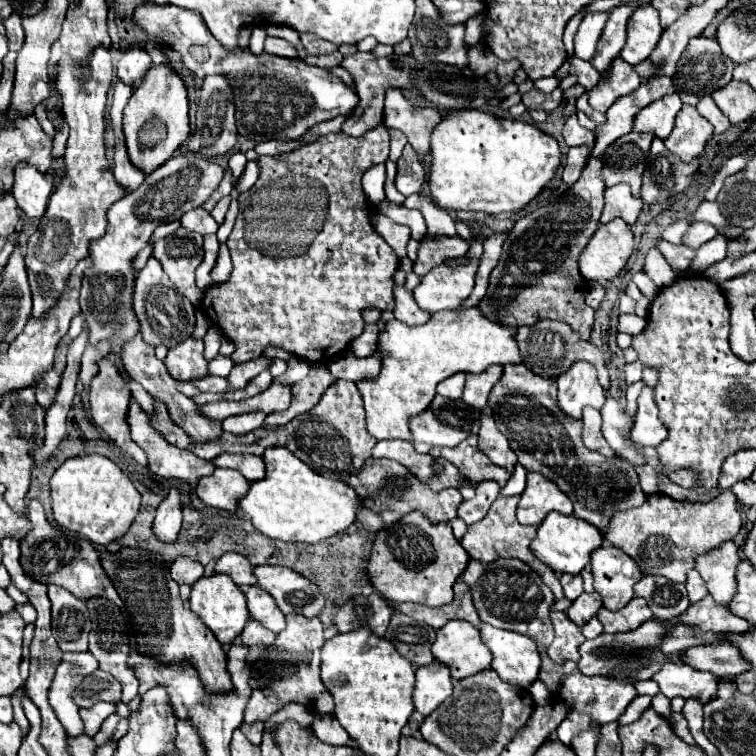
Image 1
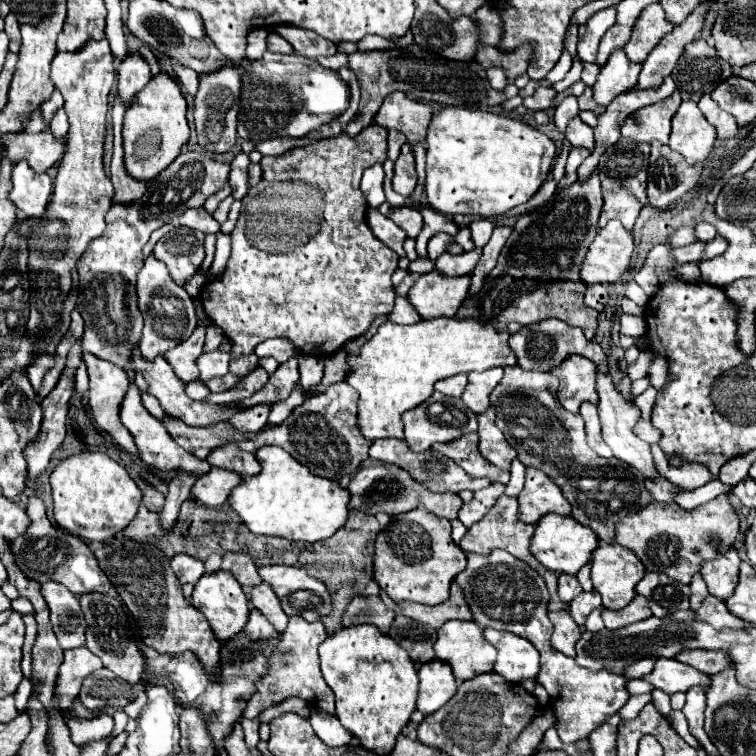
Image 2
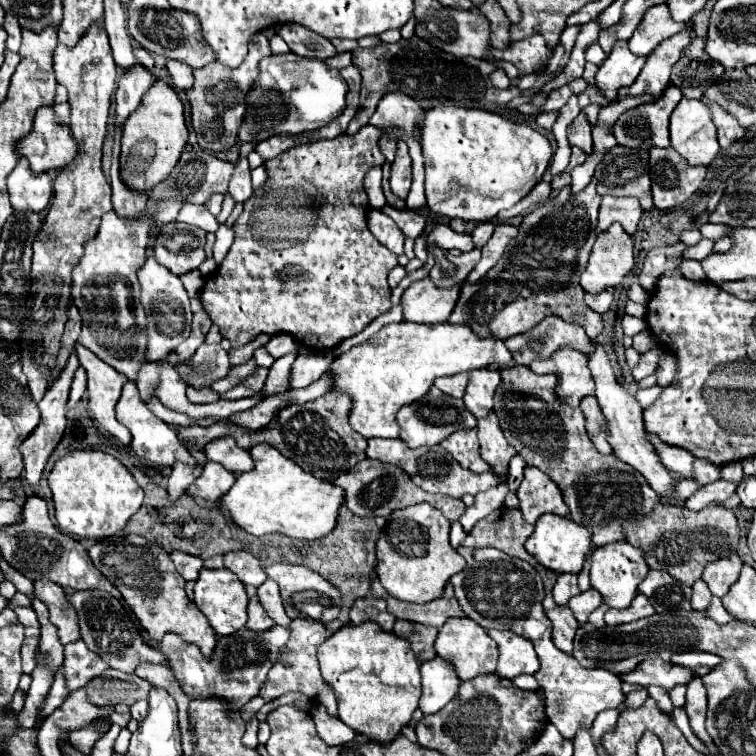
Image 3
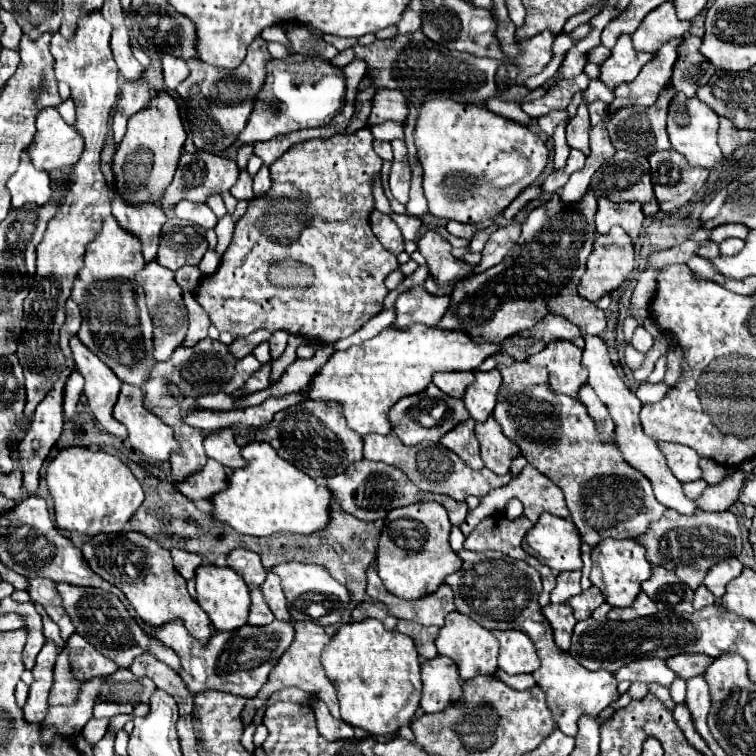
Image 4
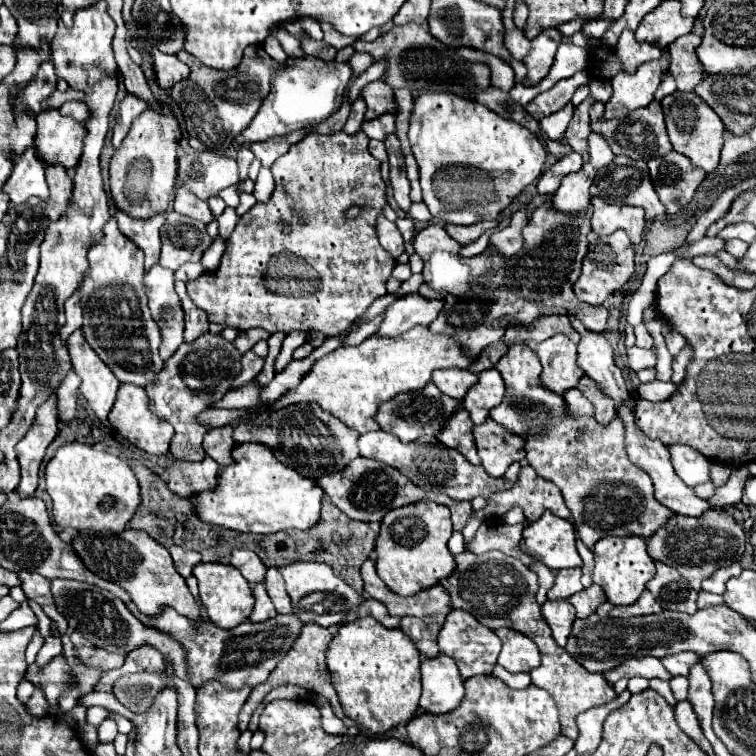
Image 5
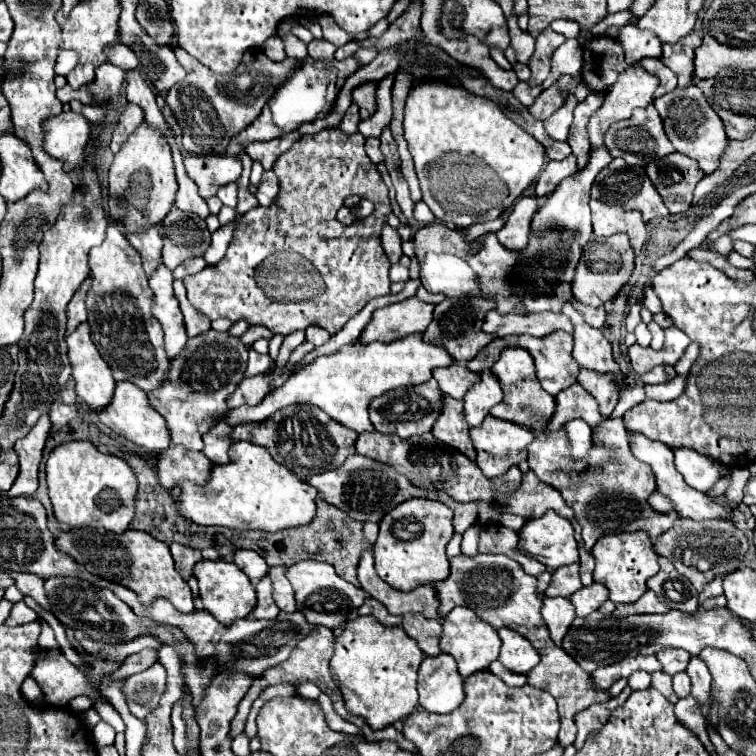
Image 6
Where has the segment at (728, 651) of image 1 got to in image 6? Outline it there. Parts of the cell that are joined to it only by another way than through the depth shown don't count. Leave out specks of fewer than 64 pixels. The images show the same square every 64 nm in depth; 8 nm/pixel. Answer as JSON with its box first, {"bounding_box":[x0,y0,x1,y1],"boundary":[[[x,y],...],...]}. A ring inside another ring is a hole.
{"bounding_box":[656,650,692,676],"boundary":[[[664,650],[664,652],[658,652],[656,658],[664,666],[664,672],[674,676],[674,674],[686,670],[692,656],[688,652],[684,652],[684,650]]]}

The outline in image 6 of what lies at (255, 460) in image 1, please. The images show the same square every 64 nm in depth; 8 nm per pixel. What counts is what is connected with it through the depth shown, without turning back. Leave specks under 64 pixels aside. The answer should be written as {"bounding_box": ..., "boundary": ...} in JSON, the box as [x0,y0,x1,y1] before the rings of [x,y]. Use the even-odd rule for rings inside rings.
{"bounding_box":[204,420,232,464],"boundary":[[[218,420],[206,434],[204,434],[204,454],[214,462],[214,464],[228,464],[228,448],[232,444],[230,440],[232,426],[226,424],[224,420]]]}

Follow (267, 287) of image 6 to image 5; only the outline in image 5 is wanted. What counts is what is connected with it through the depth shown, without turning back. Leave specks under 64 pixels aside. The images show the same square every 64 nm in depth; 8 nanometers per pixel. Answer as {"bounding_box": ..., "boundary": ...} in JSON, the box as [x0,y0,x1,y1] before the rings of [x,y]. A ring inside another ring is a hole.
{"bounding_box":[188,130,394,338],"boundary":[[[360,130],[352,136],[348,136],[346,132],[336,132],[336,134],[328,134],[328,136],[322,136],[322,134],[308,134],[304,140],[300,140],[298,144],[294,144],[284,156],[280,156],[274,164],[272,164],[272,170],[274,170],[274,178],[276,178],[276,188],[270,196],[268,202],[256,202],[236,224],[230,240],[228,240],[228,246],[226,246],[226,252],[222,256],[222,262],[218,266],[218,270],[214,272],[204,272],[202,276],[198,276],[196,280],[190,280],[188,282],[188,296],[192,298],[192,302],[198,306],[198,308],[204,308],[204,312],[208,314],[208,320],[210,322],[216,322],[220,326],[230,326],[230,328],[236,328],[240,332],[246,332],[250,328],[266,328],[270,334],[274,332],[322,332],[326,338],[336,338],[336,336],[342,336],[346,332],[350,332],[356,322],[366,314],[368,306],[386,294],[386,280],[394,268],[394,260],[392,256],[380,246],[380,242],[376,240],[376,230],[374,230],[374,224],[376,224],[376,216],[382,212],[382,206],[386,204],[386,184],[380,176],[380,160],[376,160],[370,152],[368,152],[368,142],[370,138]],[[352,206],[364,206],[364,210],[360,212],[360,216],[356,218],[348,218],[346,212],[348,208]],[[274,256],[280,256],[284,258],[286,262],[280,264],[280,276],[274,278],[270,276],[270,260]]]}

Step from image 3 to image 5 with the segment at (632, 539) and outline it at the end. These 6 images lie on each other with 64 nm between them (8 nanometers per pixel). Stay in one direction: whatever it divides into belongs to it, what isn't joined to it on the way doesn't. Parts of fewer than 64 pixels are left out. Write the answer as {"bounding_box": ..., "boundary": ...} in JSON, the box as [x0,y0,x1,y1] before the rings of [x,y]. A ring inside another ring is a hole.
{"bounding_box":[646,510,746,590],"boundary":[[[708,510],[698,518],[674,514],[668,520],[668,524],[662,524],[650,538],[646,538],[646,544],[648,544],[648,554],[652,556],[652,560],[660,560],[676,568],[678,574],[686,578],[694,590],[700,590],[700,582],[712,576],[716,568],[720,568],[722,564],[732,564],[740,560],[740,556],[744,554],[746,538],[742,528],[736,524],[736,520],[728,512]]]}

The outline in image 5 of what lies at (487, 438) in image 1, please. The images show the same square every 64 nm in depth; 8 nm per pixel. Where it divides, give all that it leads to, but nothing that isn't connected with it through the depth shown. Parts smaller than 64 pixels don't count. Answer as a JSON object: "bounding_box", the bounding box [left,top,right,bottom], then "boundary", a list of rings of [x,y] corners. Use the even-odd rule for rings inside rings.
{"bounding_box":[474,418,526,476],"boundary":[[[492,418],[480,426],[474,426],[474,438],[482,466],[490,476],[504,476],[510,464],[520,462],[526,456],[524,440],[516,434],[506,432]]]}

